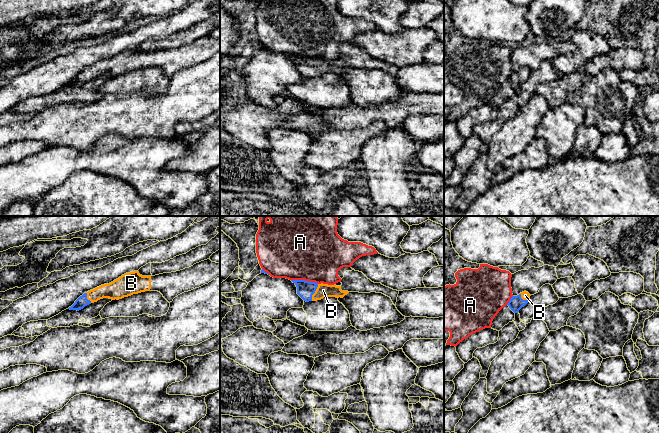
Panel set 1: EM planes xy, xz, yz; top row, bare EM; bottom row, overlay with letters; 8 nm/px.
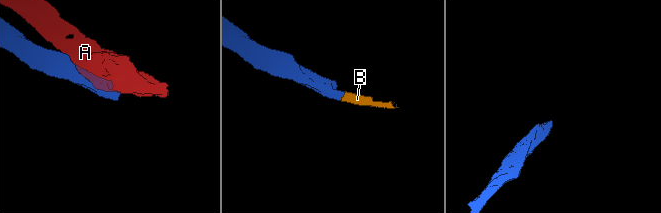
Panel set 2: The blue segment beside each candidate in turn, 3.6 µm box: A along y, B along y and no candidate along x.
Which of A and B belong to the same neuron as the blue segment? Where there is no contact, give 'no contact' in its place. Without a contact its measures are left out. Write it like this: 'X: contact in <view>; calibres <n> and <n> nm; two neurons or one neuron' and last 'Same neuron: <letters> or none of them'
A: contact in xz; calibres 140 and 500 nm; two neurons
B: contact in xz; calibres 140 and 110 nm; one neuron
Same neuron: B

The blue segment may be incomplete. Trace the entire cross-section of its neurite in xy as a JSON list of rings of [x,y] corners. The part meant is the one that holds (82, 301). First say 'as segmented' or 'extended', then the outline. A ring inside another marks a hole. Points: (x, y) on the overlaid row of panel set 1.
extended; [[[210,259],[180,271],[155,276],[142,276],[134,271],[84,293],[68,309],[79,311],[103,298],[119,300],[145,291],[158,291],[170,303],[178,295],[208,284],[219,275],[220,263]]]

